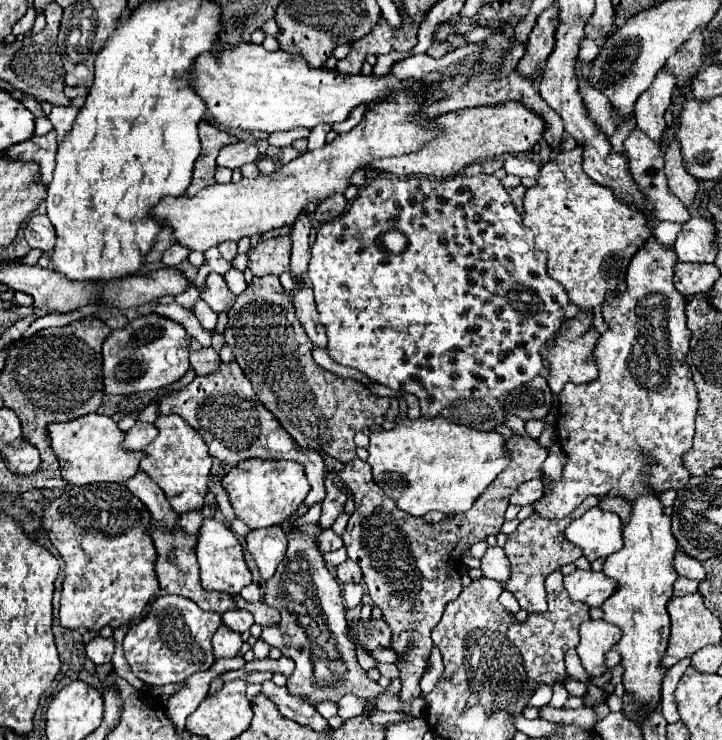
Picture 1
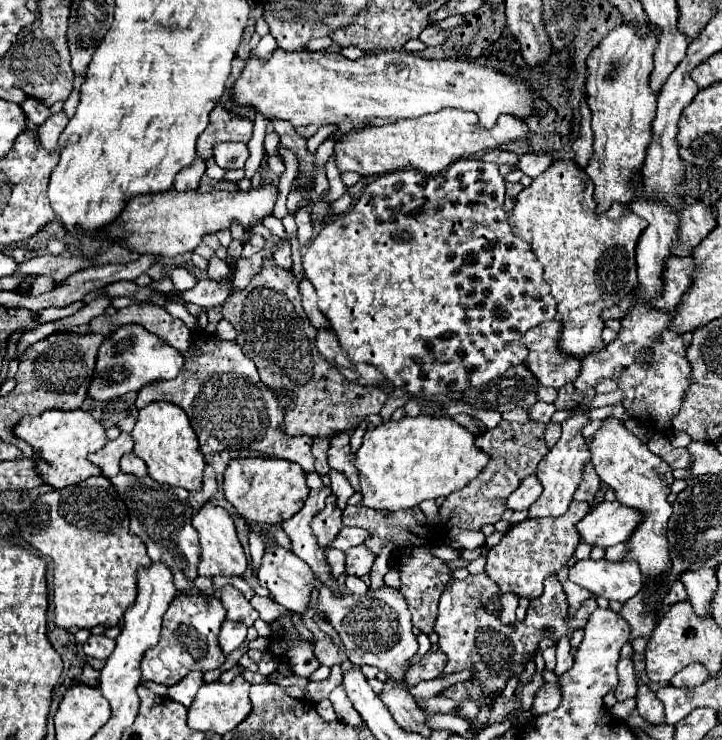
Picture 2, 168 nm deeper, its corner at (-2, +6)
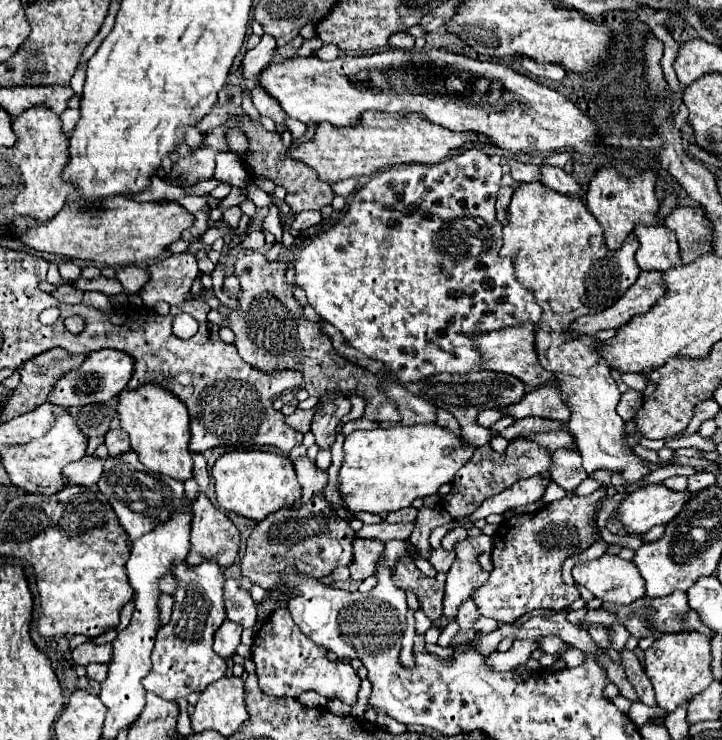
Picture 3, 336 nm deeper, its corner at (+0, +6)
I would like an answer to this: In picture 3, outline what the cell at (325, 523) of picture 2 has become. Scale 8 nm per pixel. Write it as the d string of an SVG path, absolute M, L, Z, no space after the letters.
M316 496L300 508L278 510L254 526L242 558L242 576L260 584L264 590L280 578L284 566L296 566L314 574L314 578L322 578L336 566L348 566L352 562L352 538L354 530L348 528L348 522L332 510L324 496Z

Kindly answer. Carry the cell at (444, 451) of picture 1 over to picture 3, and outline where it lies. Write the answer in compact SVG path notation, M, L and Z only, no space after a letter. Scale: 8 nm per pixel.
M396 424L392 428L356 430L350 436L346 436L344 442L344 462L338 476L342 500L350 510L370 514L388 514L400 508L408 508L416 498L436 494L440 486L450 484L456 472L470 460L472 450L474 446L462 442L460 436L452 434L448 428L442 428L438 424L416 424L416 426Z

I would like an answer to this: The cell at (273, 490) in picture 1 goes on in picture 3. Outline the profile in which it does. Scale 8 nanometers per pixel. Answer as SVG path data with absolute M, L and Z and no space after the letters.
M228 452L222 454L214 468L212 476L216 480L216 500L218 504L238 516L250 520L264 520L268 514L278 512L280 508L290 508L302 498L302 486L296 480L294 464L288 456L272 452Z

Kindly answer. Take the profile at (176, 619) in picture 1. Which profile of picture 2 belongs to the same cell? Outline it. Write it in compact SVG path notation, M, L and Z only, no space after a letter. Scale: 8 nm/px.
M176 596L164 614L158 646L146 652L140 665L142 678L148 682L174 686L188 672L208 672L224 664L226 656L218 646L218 632L226 620L226 610L216 596Z

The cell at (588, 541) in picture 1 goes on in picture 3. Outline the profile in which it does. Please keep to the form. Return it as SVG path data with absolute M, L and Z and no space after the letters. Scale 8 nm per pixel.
M648 484L628 494L610 518L618 518L626 532L644 534L656 524L668 524L692 492L674 492L662 484Z

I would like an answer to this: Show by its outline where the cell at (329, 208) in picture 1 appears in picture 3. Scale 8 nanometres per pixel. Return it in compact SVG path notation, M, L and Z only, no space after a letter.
M312 210L312 212L300 212L296 214L296 220L292 222L292 228L296 230L306 230L314 224L320 224L322 222L322 214L318 210Z

